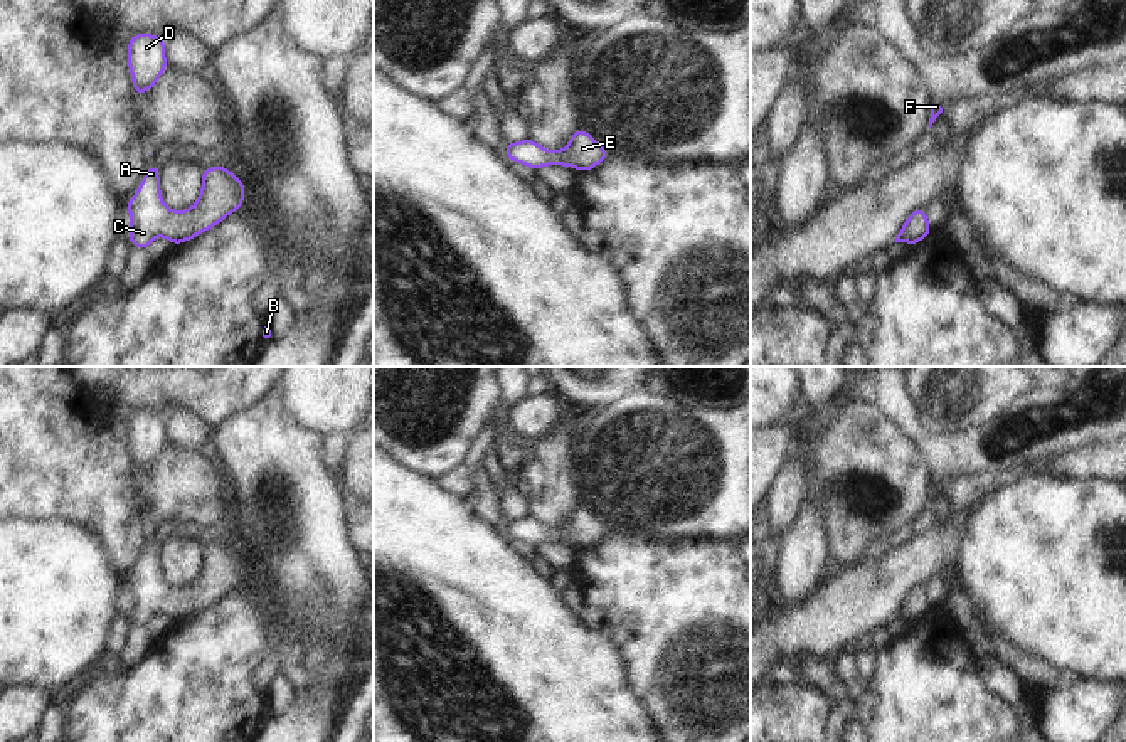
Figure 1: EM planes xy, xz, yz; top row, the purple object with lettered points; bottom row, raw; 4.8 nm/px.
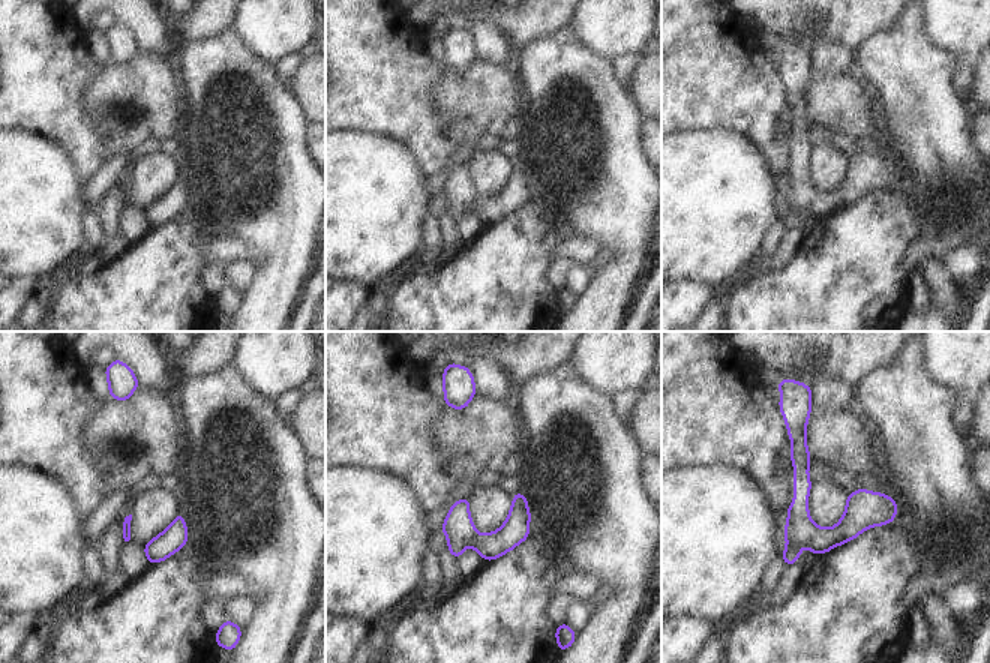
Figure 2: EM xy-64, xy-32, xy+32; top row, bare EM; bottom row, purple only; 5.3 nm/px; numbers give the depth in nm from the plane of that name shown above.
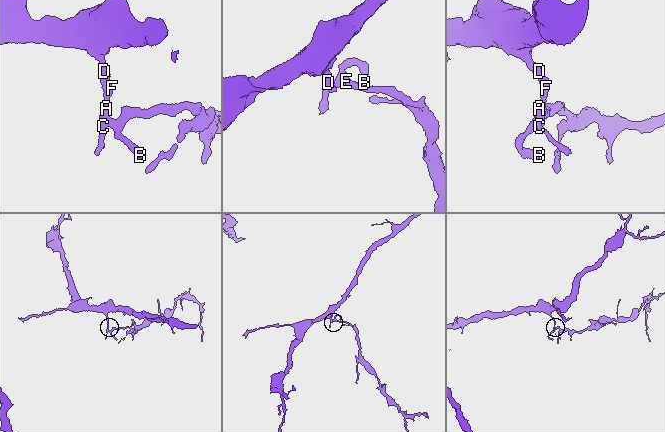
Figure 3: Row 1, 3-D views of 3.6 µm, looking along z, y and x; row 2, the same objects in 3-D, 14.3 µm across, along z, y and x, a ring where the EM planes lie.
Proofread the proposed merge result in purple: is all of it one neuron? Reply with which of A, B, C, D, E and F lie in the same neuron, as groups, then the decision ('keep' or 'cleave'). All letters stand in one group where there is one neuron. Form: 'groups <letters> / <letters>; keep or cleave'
groups A B C D E F; keep

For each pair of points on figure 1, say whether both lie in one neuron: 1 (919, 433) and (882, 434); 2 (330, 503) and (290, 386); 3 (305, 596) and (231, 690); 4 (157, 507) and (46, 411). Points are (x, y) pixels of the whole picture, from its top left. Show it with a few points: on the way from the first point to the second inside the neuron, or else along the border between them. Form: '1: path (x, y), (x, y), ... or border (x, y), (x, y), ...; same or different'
1: border (874, 406), (914, 445), (926, 465); different
2: border (281, 396), (285, 411), (300, 426), (323, 439); different
3: border (256, 594), (263, 599), (276, 628), (285, 636); different
4: border (133, 466), (133, 492), (140, 500), (142, 512); different

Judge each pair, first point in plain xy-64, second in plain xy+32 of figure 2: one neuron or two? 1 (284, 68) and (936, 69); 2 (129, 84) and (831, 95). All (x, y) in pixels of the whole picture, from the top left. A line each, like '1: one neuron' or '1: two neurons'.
1: two neurons
2: one neuron

